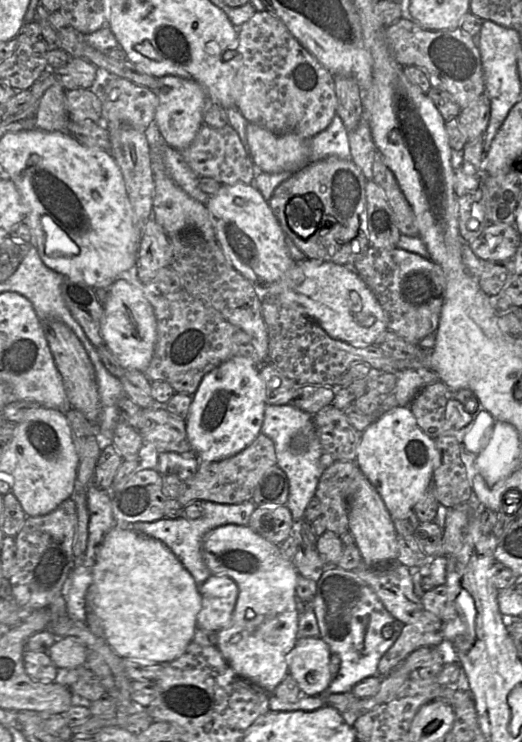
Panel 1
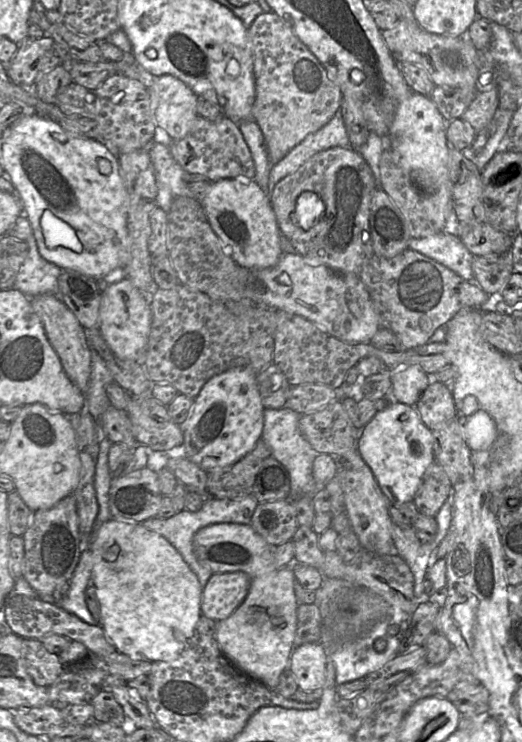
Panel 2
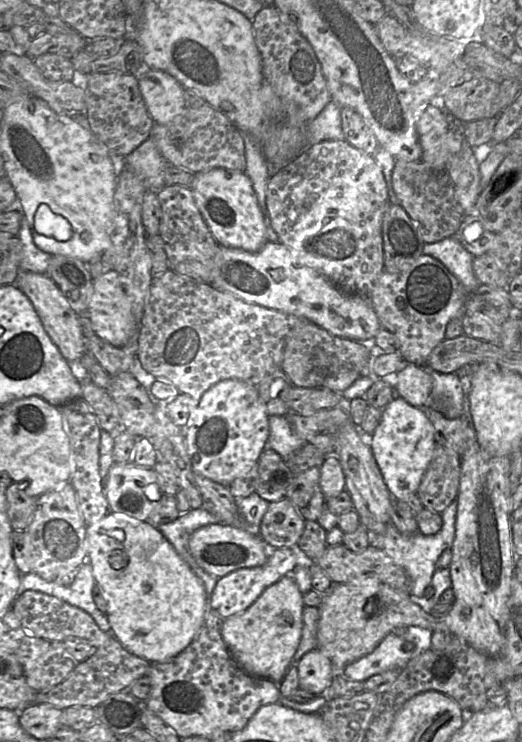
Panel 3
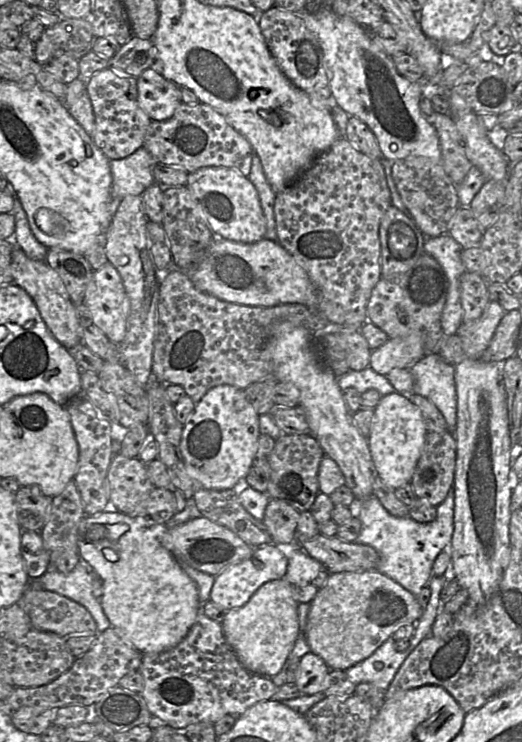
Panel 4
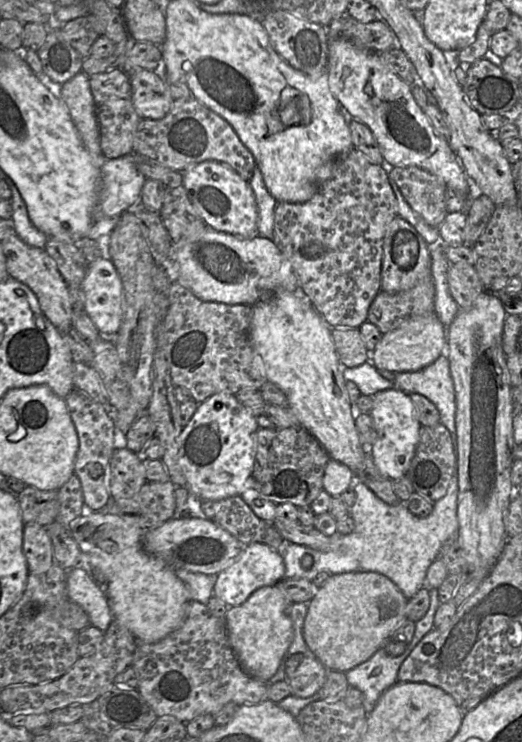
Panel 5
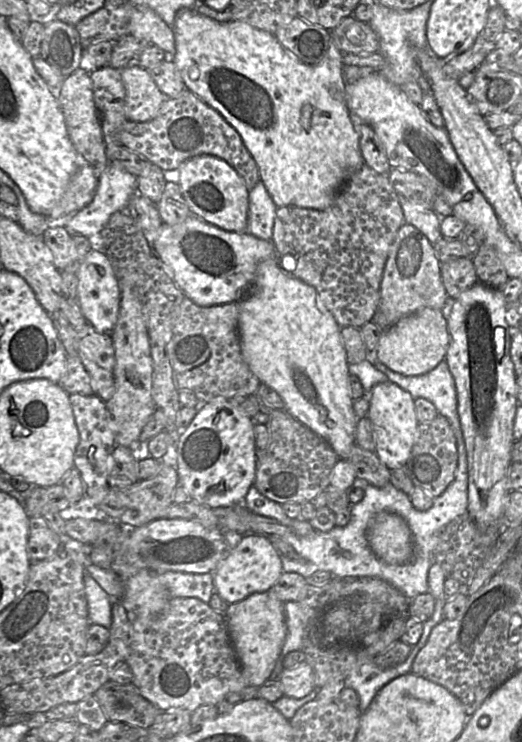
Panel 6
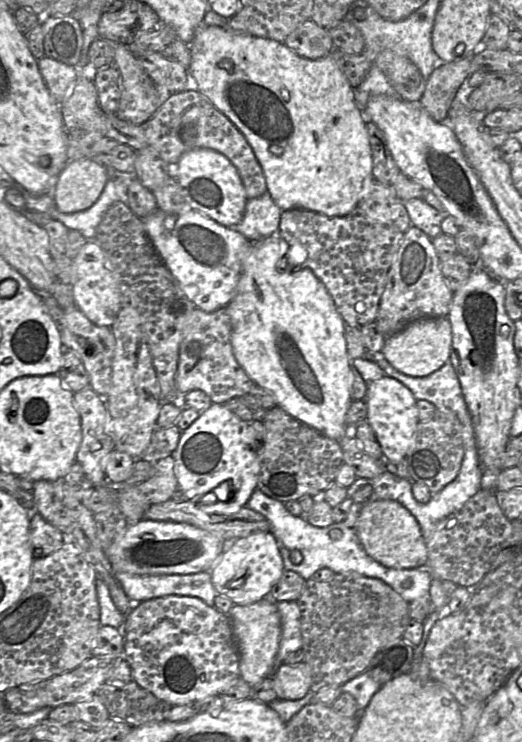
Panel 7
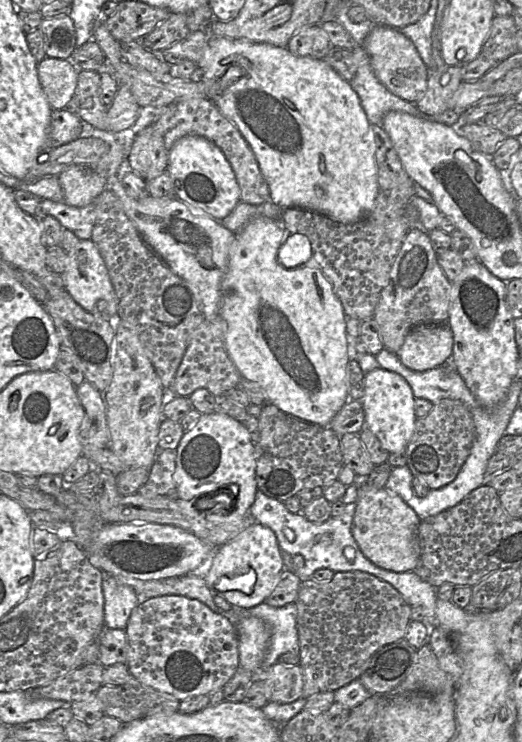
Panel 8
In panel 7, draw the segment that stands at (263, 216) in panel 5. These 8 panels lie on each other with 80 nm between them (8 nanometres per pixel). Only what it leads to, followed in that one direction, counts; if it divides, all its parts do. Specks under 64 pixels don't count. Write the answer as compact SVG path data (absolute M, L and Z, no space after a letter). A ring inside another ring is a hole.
M268 192L248 199L241 222L229 227L240 232L250 241L261 241L277 235L282 210L274 203Z

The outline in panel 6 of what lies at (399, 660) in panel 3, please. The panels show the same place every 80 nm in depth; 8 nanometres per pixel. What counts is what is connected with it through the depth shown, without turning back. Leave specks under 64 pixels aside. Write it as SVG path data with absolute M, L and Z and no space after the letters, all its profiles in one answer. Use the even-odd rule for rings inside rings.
M407 659L396 667L382 669L374 661L355 667L345 678L345 688L355 690L360 699L359 710L365 712L377 693L393 679L409 673L412 659Z

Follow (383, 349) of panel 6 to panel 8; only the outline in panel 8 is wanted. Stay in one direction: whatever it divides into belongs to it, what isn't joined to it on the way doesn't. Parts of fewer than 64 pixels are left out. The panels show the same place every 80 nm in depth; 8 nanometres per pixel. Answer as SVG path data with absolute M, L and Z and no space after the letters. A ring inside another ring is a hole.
M447 323L412 328L396 353L413 371L427 371L449 365L453 351L453 333Z

